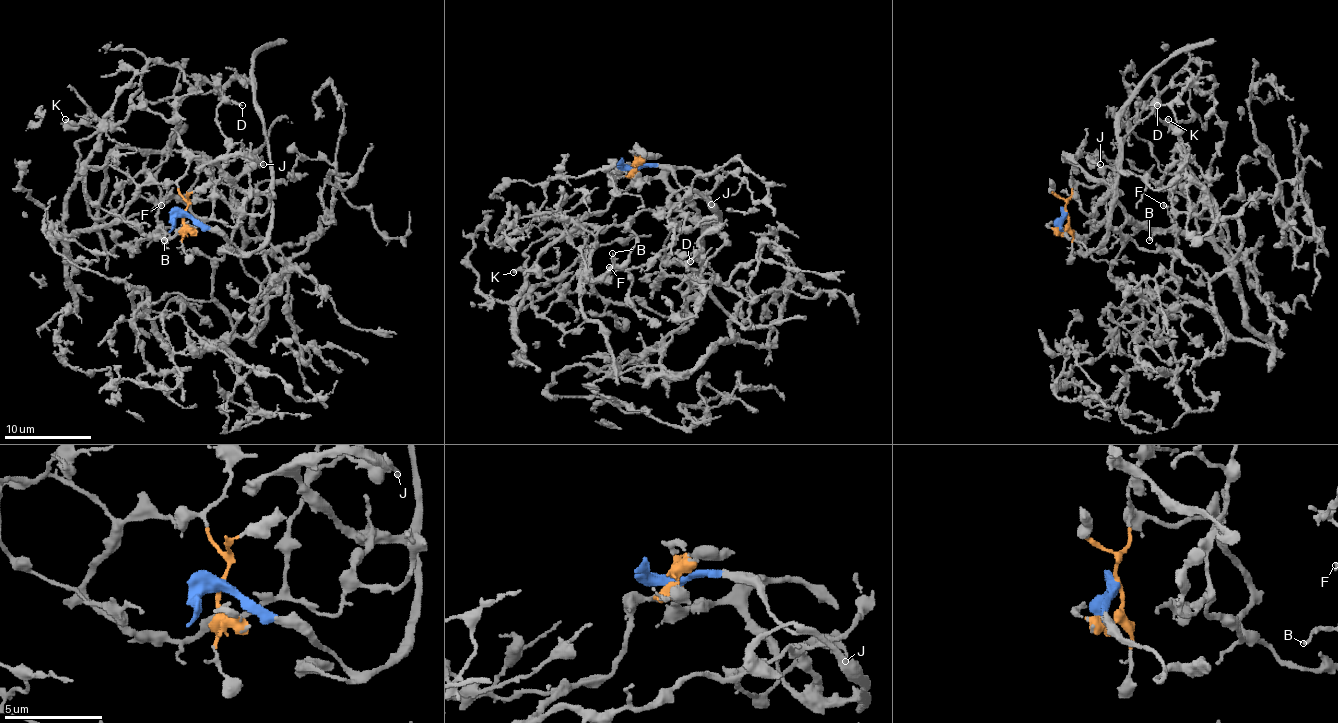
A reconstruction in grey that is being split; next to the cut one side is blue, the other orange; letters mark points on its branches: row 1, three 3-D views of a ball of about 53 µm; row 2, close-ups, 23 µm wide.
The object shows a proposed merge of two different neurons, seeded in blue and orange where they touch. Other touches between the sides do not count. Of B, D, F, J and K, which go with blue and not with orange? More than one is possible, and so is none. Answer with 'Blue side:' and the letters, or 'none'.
Blue side: none

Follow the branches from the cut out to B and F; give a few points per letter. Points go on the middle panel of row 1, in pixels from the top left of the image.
B: (633, 169), (604, 211), (571, 228), (587, 224), (593, 230), (580, 276), (604, 276), (613, 252)
F: (633, 169), (604, 211), (571, 228), (587, 224), (593, 230), (582, 278), (600, 281), (609, 267)

